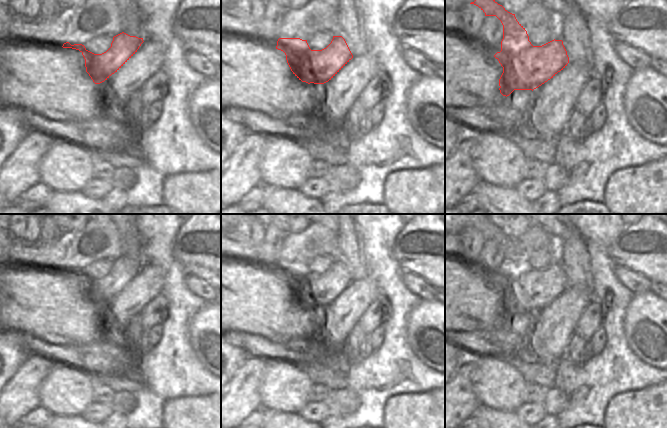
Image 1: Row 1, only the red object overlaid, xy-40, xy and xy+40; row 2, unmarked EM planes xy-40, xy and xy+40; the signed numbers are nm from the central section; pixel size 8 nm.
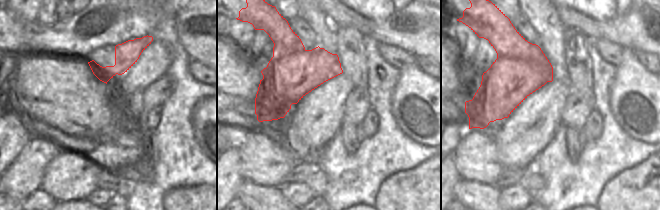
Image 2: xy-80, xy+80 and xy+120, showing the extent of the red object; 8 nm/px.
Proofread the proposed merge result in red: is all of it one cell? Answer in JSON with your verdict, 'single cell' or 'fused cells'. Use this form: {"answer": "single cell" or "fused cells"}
{"answer": "fused cells"}

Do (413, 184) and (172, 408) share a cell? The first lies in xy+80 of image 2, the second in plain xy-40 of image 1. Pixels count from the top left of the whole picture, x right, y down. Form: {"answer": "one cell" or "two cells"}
{"answer": "one cell"}

